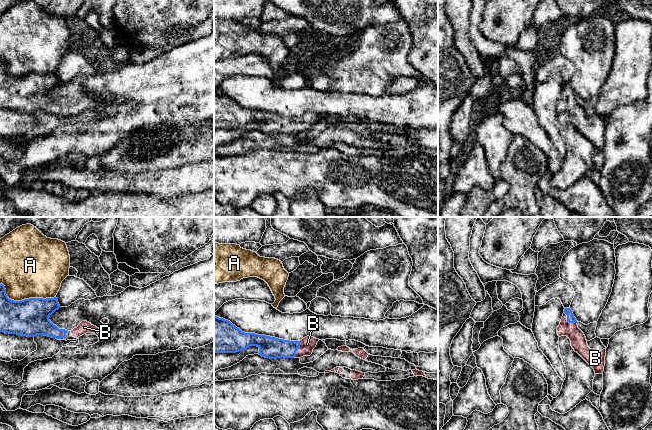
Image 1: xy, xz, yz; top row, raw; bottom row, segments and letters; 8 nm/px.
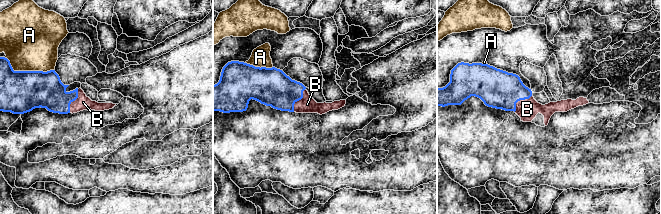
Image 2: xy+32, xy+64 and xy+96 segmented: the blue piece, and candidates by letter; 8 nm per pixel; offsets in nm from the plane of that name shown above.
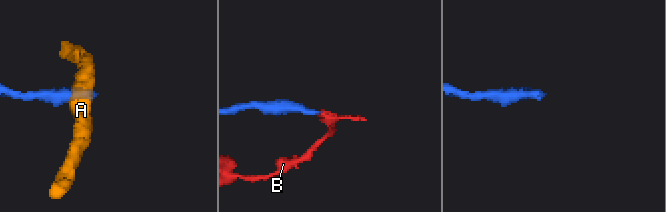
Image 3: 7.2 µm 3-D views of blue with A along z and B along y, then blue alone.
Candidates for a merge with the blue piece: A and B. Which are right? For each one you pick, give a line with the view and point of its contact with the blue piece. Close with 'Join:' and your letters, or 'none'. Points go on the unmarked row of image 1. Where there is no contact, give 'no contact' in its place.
B: contact yz (568, 97)
Join: B

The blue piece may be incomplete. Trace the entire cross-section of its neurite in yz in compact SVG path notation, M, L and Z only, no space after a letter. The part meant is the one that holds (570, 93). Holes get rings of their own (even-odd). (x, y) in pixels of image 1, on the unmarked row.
M565 84L561 98L557 104L558 112L567 112L571 122L595 147L603 150L606 125L590 125L584 109L578 104L577 96L570 84Z

